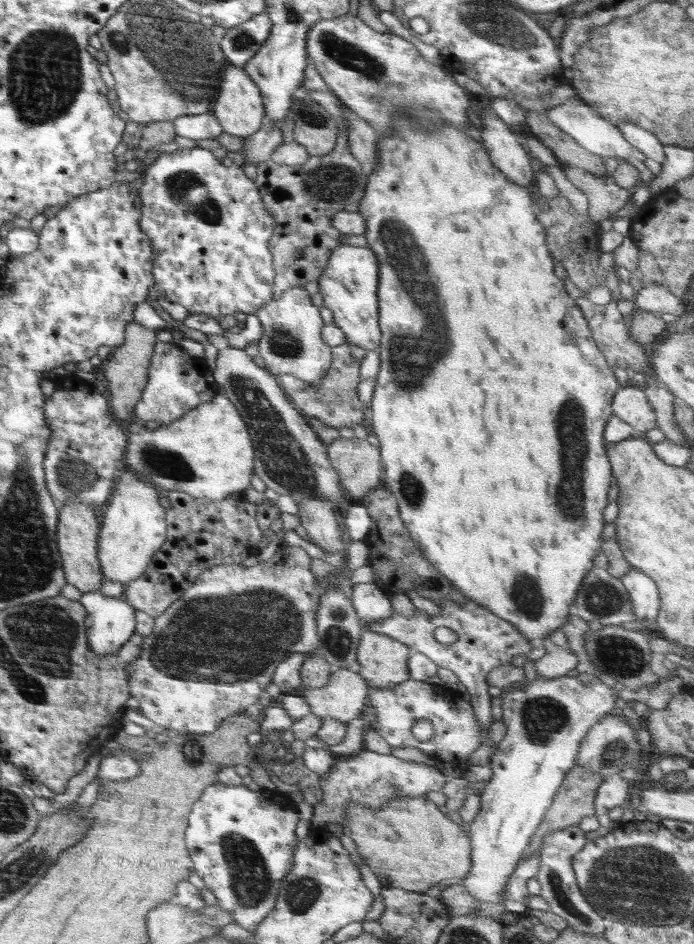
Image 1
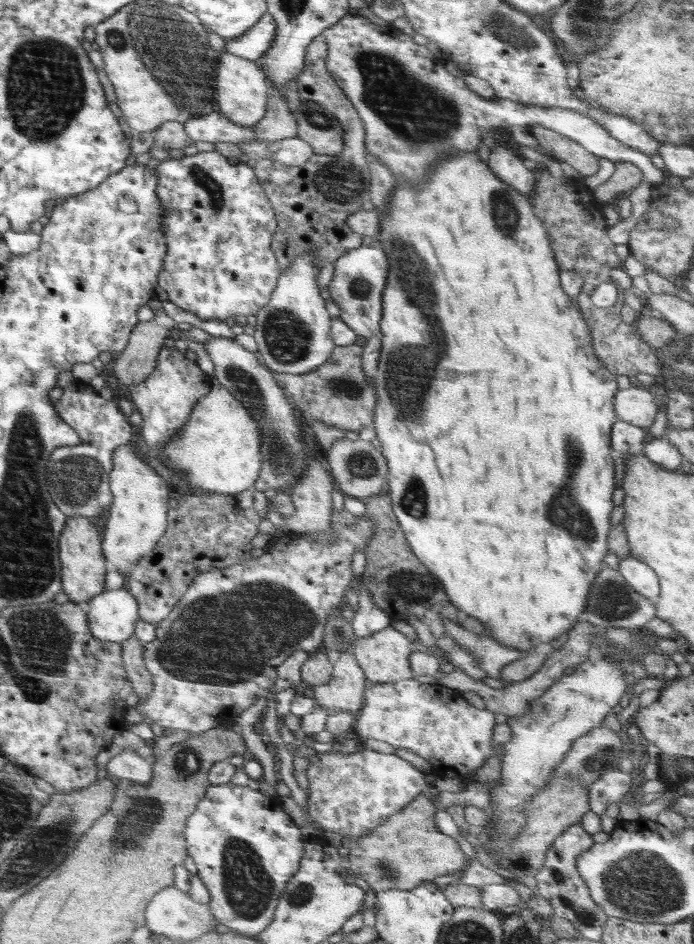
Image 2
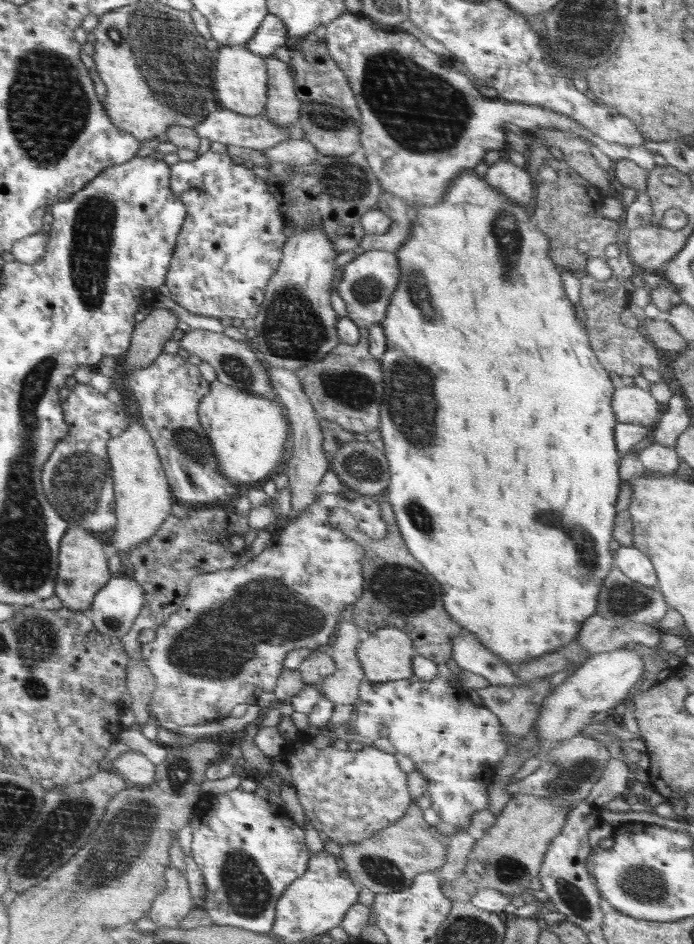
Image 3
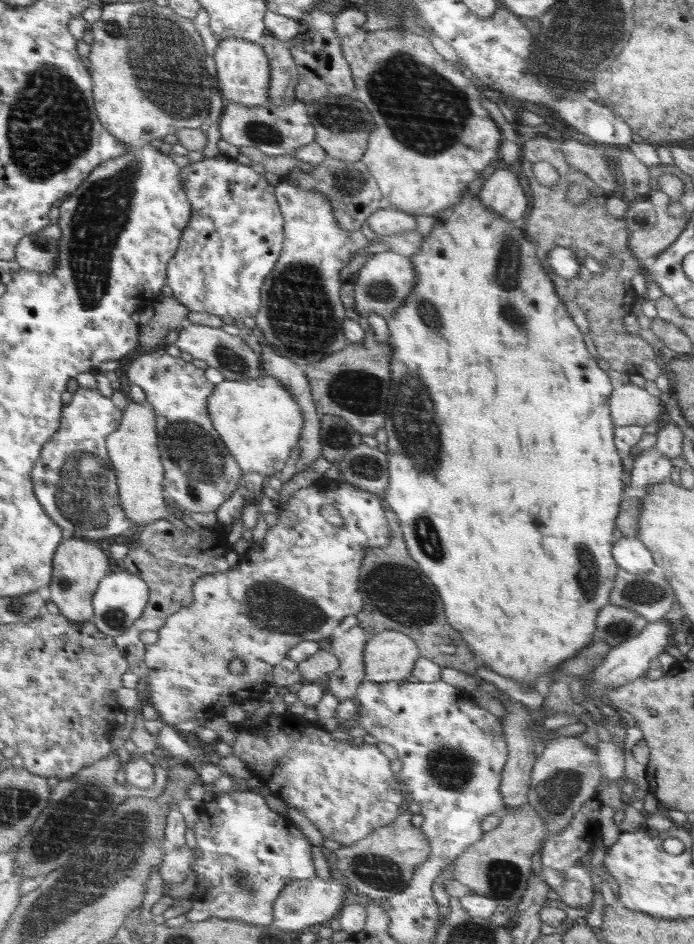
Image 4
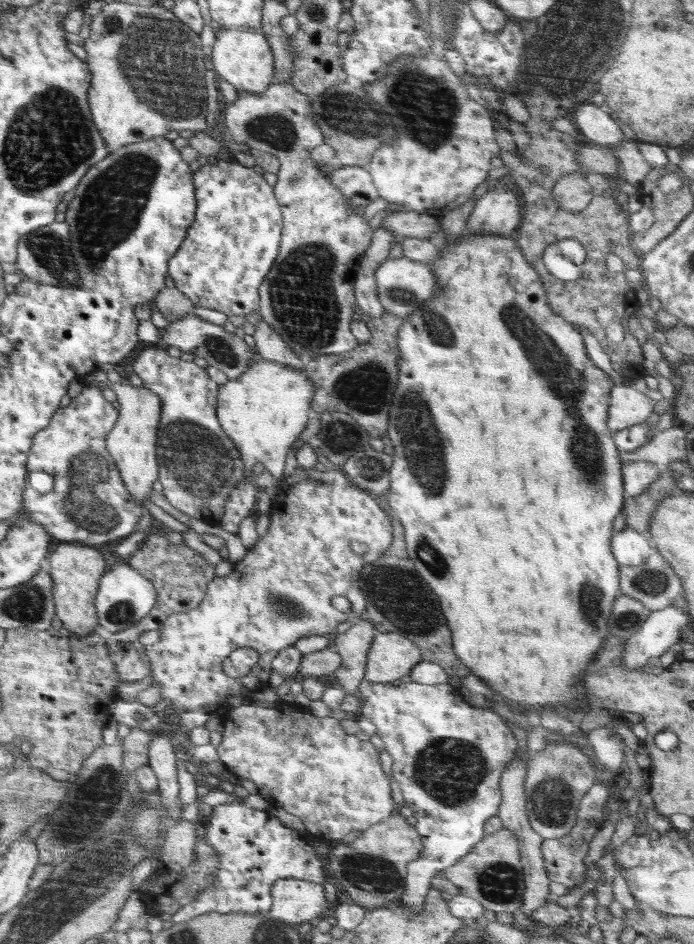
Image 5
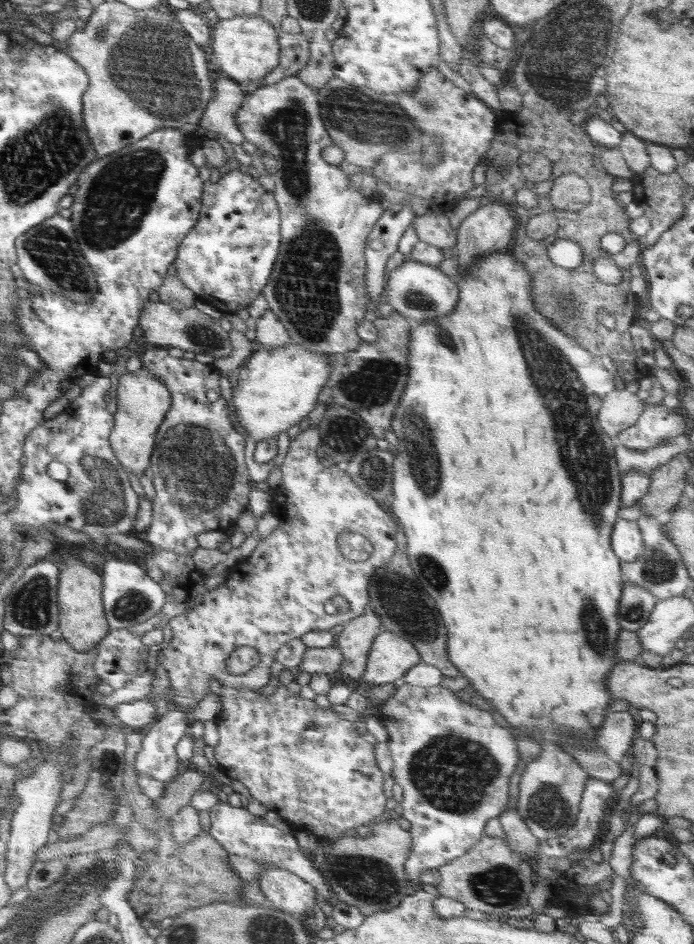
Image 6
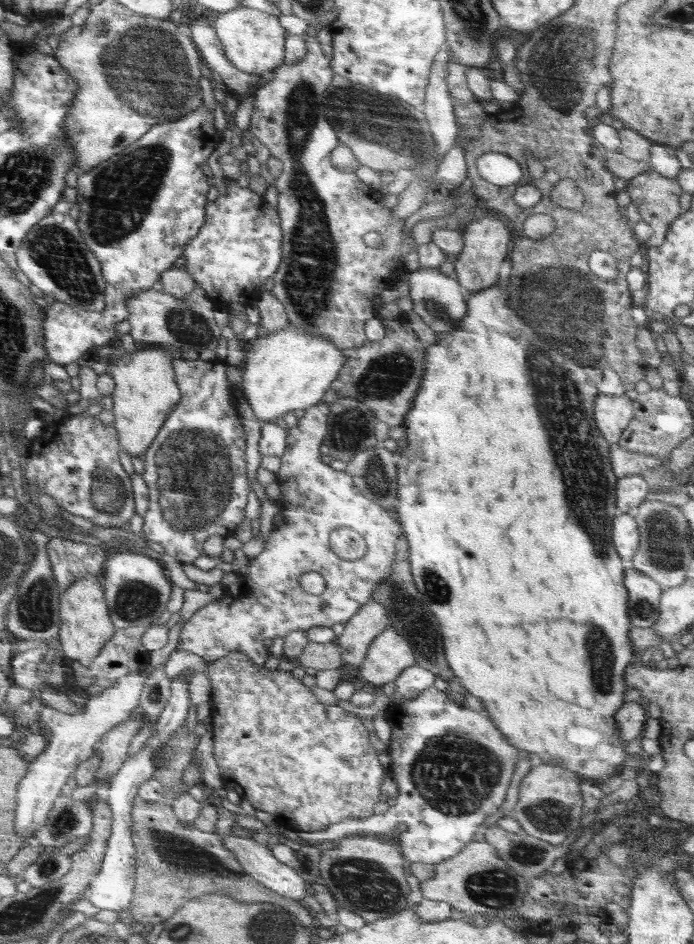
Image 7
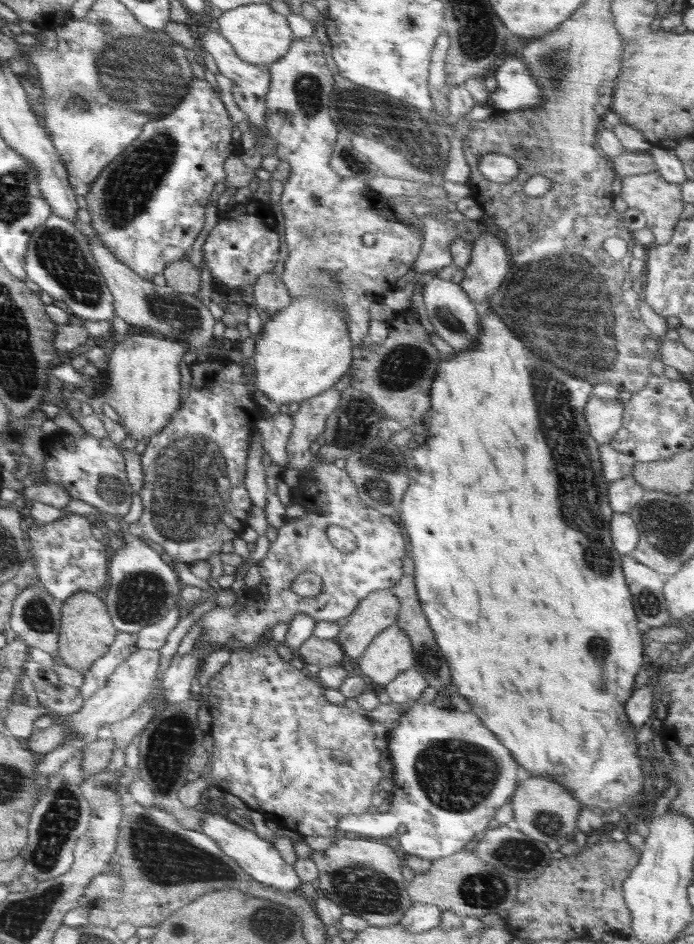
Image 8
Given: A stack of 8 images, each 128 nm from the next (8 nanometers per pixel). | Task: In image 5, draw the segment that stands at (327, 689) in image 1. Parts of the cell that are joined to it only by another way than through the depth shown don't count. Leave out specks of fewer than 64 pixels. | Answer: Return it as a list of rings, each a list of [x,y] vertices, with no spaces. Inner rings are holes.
[[[358,618],[356,621],[352,621],[350,629],[338,634],[336,638],[334,637],[331,647],[342,657],[342,664],[338,670],[333,672],[333,675],[346,694],[357,694],[360,683],[365,679],[368,650],[377,634],[378,632],[370,620]]]

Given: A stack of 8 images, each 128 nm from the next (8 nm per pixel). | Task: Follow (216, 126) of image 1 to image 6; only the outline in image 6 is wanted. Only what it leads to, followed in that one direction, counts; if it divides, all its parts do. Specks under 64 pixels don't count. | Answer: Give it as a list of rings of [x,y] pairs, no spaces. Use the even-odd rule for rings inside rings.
[[[298,75],[250,92],[244,96],[233,118],[246,141],[272,154],[278,161],[278,171],[272,176],[275,182],[272,194],[280,211],[281,243],[272,274],[262,288],[268,308],[288,331],[289,340],[300,347],[329,354],[356,350],[363,343],[356,328],[370,304],[365,277],[366,239],[385,211],[386,203],[381,194],[366,196],[356,191],[348,182],[349,174],[322,159],[320,154],[333,142],[320,118],[316,88],[308,87]]]

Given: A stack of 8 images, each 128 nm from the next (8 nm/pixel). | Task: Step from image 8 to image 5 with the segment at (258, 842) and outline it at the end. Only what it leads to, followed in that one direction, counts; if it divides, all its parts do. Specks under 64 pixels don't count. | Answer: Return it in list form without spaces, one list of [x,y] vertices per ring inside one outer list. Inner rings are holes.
[[[280,879],[272,884],[270,893],[271,918],[292,926],[309,922],[330,906],[325,899],[323,886],[306,880]]]

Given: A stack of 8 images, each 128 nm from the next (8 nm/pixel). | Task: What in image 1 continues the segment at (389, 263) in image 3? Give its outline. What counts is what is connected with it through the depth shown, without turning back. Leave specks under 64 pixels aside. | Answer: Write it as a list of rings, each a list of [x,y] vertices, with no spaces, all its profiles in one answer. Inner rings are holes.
[[[340,245],[332,250],[326,268],[317,278],[324,305],[332,311],[334,325],[346,335],[346,344],[360,348],[379,350],[381,330],[379,327],[378,280],[380,265],[376,253],[368,247]]]

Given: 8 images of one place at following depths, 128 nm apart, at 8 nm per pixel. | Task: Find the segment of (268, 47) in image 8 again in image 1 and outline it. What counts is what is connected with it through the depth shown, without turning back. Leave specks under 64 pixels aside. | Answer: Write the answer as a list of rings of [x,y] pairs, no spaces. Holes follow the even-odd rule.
[[[230,63],[223,70],[222,84],[217,94],[216,102],[212,104],[212,113],[218,117],[220,127],[229,135],[239,136],[244,139],[254,134],[261,126],[264,114],[264,101],[258,85],[252,81],[242,67]]]

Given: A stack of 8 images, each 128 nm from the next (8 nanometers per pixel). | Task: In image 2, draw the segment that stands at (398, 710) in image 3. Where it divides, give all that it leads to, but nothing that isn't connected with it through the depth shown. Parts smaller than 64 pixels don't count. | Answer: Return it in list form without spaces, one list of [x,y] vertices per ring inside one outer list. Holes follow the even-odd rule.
[[[416,679],[400,680],[394,683],[372,683],[364,687],[363,706],[356,715],[353,730],[362,740],[374,738],[383,740],[395,748],[408,748],[422,756],[433,768],[437,777],[470,783],[470,775],[480,768],[494,754],[492,733],[496,726],[494,713],[488,709],[478,709],[464,699],[462,692],[436,684],[421,684]]]

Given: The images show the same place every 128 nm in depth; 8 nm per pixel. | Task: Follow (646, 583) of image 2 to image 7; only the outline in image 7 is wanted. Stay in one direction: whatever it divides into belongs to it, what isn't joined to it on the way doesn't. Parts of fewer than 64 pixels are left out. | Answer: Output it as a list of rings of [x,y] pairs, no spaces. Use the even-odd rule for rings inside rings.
[[[618,513],[612,523],[614,548],[620,556],[622,564],[632,567],[632,559],[639,547],[640,532],[638,531],[633,513]]]

